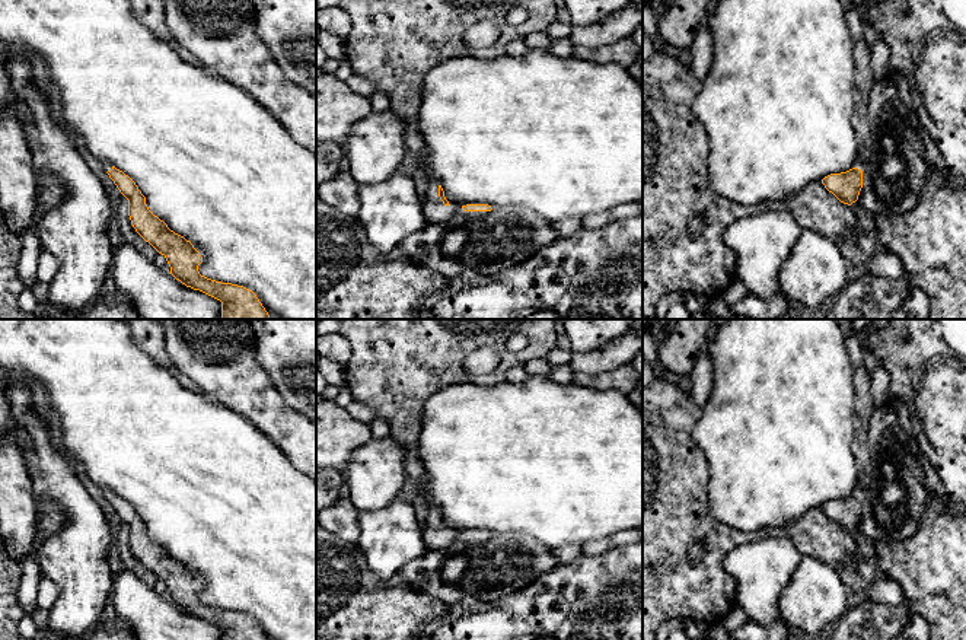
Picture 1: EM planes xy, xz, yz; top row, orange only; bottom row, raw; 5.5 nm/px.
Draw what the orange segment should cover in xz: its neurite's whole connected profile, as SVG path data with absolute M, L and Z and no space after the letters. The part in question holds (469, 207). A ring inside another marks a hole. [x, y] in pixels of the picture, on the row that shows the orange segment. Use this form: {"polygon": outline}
{"polygon": "M430 182L428 190L423 200L423 211L428 223L439 223L450 216L466 214L466 216L485 216L491 211L488 204L466 204L466 206L450 206L444 197L444 191L439 182Z"}

